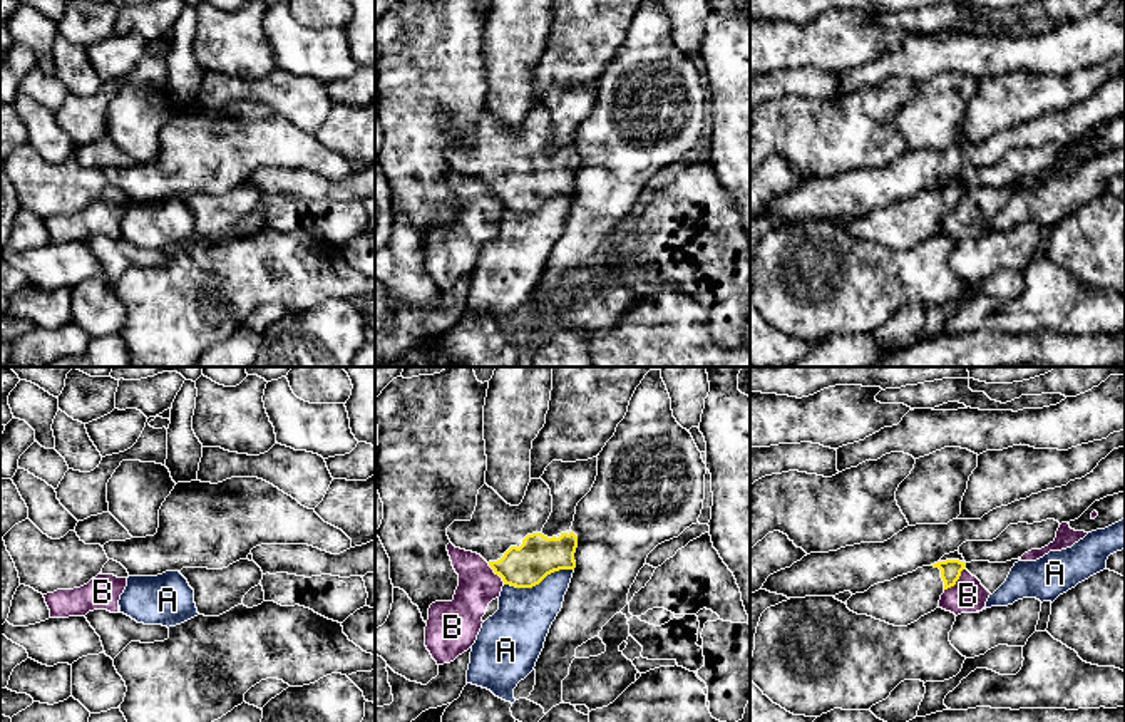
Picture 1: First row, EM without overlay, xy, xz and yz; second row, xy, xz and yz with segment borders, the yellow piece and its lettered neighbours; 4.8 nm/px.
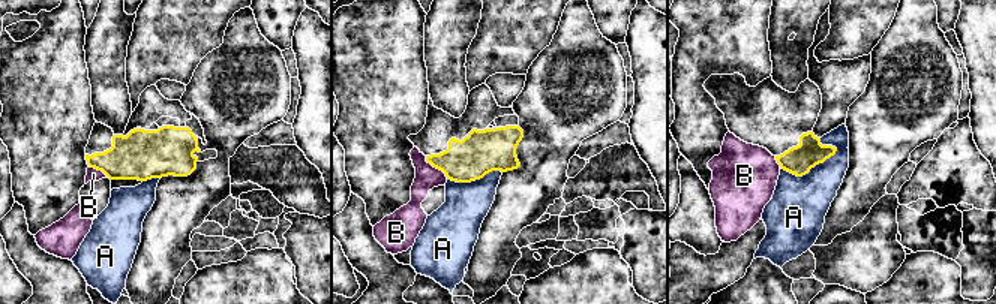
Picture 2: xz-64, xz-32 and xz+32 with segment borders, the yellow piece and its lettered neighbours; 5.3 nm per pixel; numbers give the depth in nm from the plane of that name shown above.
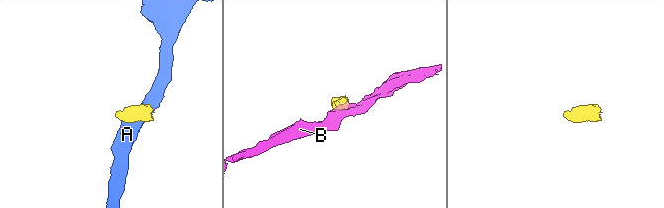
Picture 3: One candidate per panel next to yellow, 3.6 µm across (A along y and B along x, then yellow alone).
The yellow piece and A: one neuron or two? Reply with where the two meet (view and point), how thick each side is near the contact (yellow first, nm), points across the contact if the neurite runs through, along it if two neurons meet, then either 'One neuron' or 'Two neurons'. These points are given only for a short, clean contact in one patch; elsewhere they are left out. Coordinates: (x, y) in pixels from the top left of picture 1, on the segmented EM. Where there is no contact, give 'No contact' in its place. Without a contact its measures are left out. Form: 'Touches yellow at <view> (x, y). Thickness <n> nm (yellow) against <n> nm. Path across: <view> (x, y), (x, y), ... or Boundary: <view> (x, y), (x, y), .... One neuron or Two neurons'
Touches yellow at xz (538, 583). Thickness 200 nm (yellow) against 280 nm. Boundary: xz (573, 568), (554, 570), (531, 587), (504, 585). Two neurons

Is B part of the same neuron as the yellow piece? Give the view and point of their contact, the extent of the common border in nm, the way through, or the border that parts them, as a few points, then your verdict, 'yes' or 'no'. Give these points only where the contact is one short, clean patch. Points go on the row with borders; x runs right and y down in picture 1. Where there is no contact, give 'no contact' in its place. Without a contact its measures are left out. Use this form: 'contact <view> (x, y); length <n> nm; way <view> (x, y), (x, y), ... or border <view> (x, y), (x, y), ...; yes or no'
contact yz (958, 578); length 160 nm; border yz (965, 567), (960, 578), (945, 590); no

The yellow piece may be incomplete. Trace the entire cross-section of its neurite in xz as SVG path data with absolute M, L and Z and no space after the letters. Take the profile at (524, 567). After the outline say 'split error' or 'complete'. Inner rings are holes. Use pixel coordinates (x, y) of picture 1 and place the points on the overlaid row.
M531 479L526 496L519 506L507 504L492 487L484 484L477 494L477 506L470 521L454 521L447 536L455 548L480 554L499 575L504 585L532 588L547 575L559 570L574 570L578 536L571 531L559 538L547 538L542 528L552 513L552 496L542 479Z | split error

